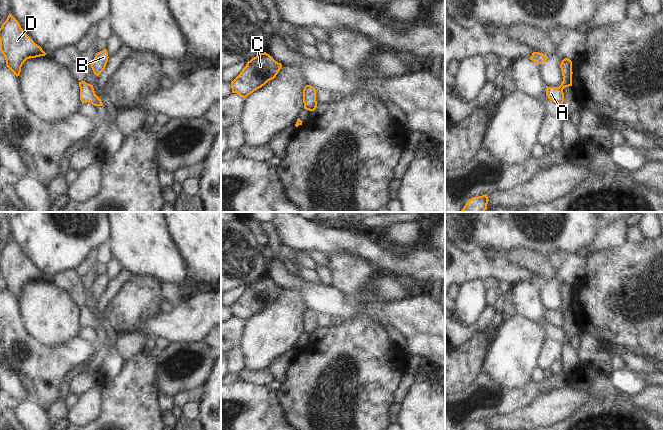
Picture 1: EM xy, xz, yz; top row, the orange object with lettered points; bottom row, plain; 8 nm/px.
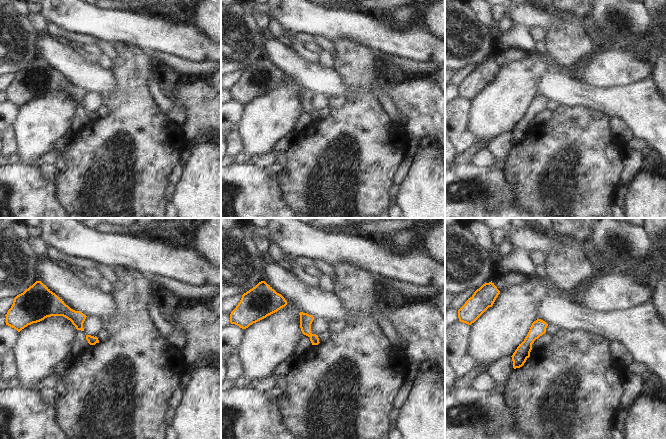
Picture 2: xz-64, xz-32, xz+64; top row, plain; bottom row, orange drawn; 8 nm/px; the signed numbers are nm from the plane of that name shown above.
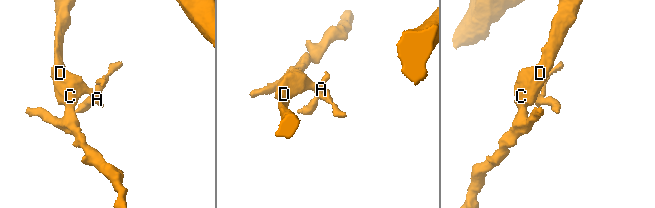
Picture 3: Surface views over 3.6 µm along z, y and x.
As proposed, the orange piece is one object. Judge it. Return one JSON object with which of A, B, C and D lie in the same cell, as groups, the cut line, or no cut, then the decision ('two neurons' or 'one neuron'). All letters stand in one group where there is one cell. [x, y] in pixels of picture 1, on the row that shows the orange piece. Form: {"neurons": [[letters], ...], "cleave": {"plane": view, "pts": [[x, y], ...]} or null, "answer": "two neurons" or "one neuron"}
{"neurons": [["A", "C", "D"], ["B"]], "cleave": {"plane": "yz", "pts": [[559, 86], [562, 89]]}, "answer": "two neurons"}

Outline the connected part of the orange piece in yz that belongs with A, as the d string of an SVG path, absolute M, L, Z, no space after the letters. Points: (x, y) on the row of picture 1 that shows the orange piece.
M546 86L546 96L551 101L557 104L563 104L564 102L564 93L563 89L559 87L548 87Z

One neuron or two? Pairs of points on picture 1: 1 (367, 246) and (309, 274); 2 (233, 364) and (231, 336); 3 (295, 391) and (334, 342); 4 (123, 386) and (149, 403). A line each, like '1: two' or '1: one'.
1: two
2: one
3: one
4: one

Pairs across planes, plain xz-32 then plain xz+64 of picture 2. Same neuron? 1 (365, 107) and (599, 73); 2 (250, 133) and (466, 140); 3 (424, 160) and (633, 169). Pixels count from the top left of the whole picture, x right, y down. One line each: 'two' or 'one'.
1: two
2: two
3: two

